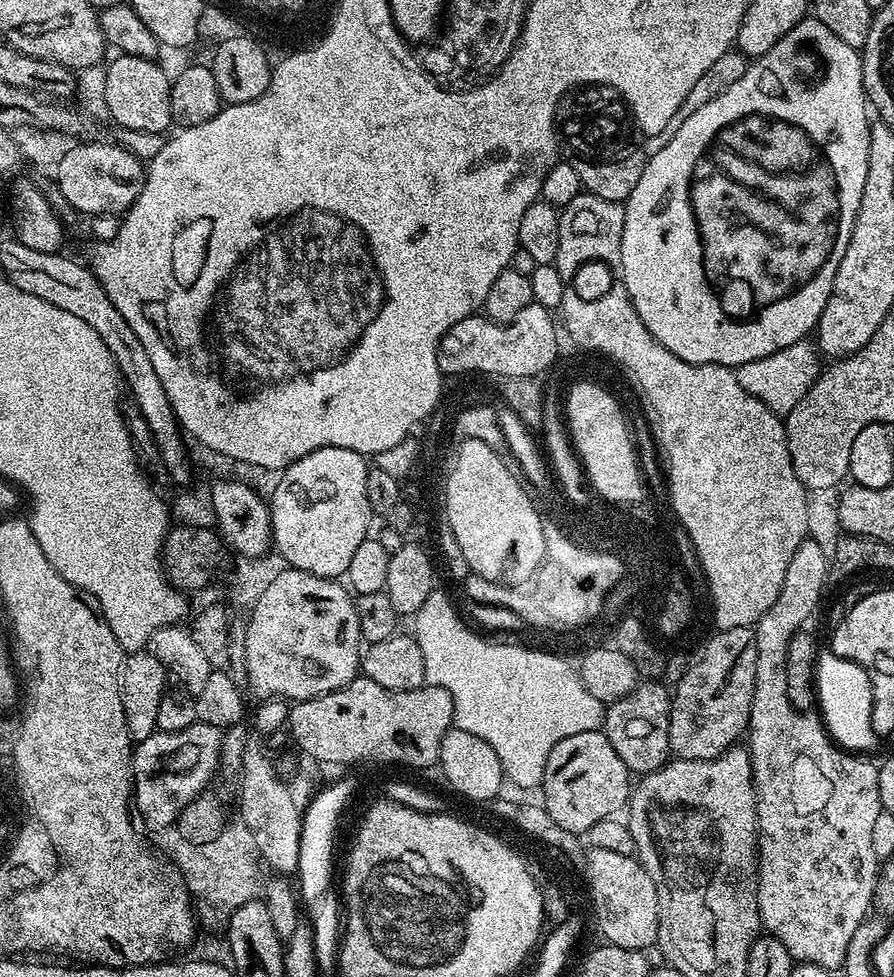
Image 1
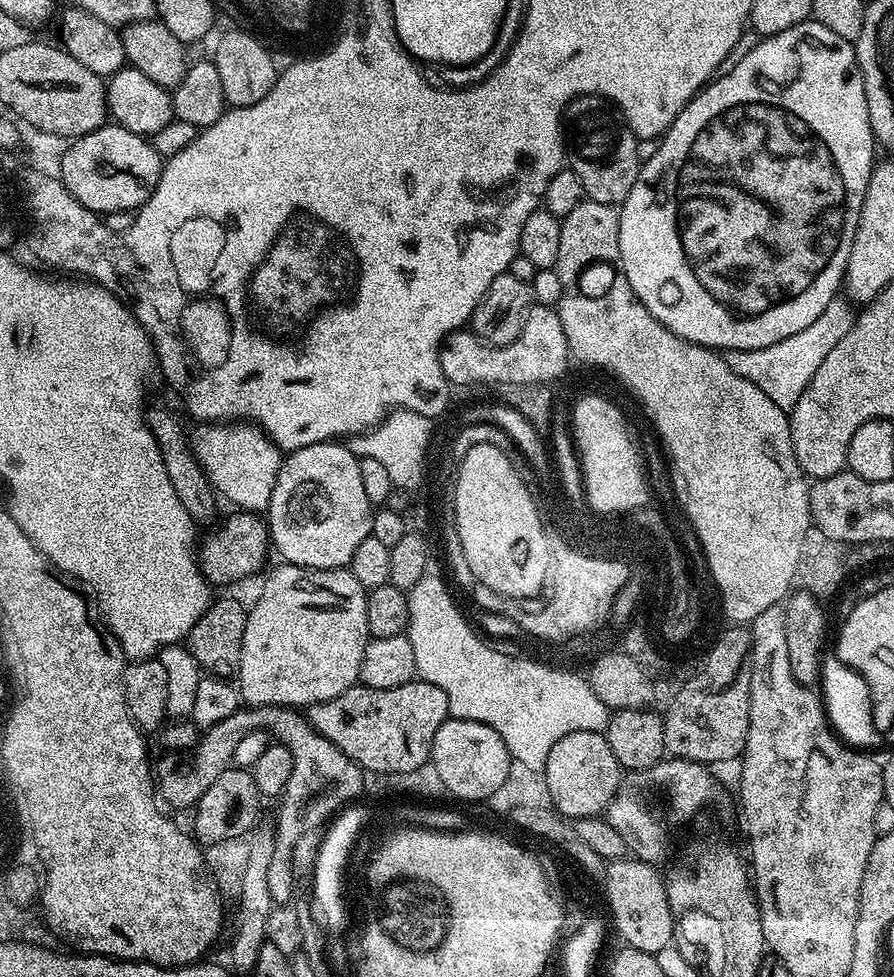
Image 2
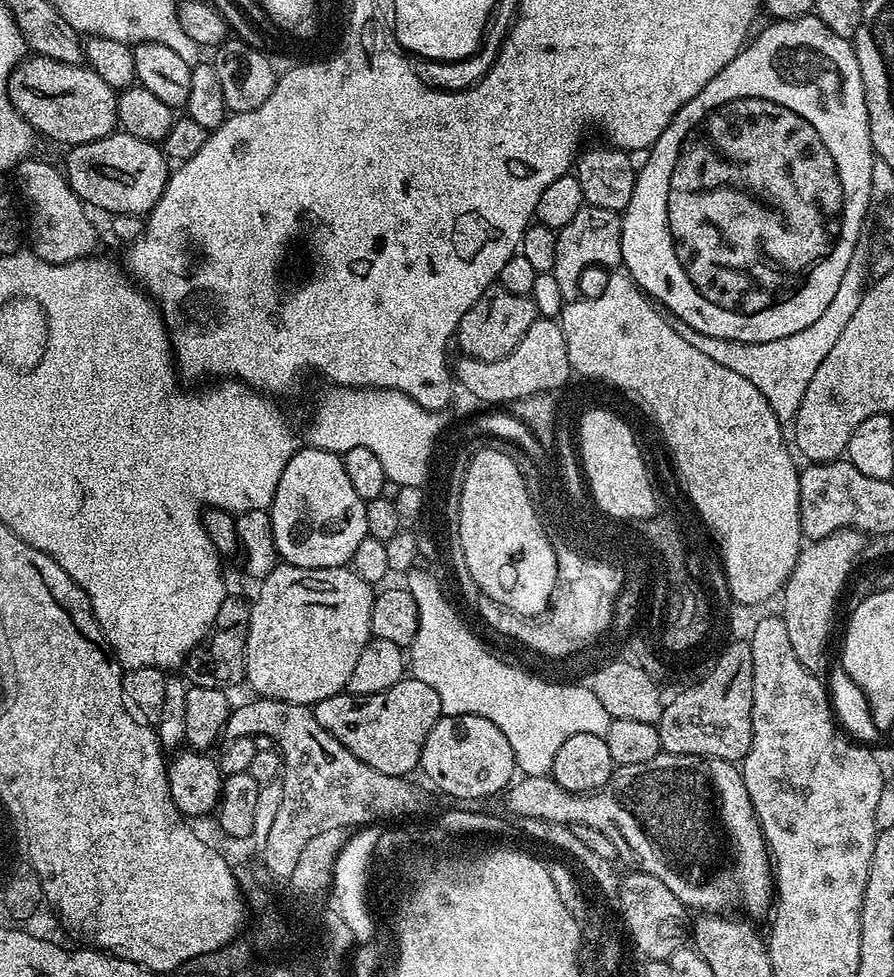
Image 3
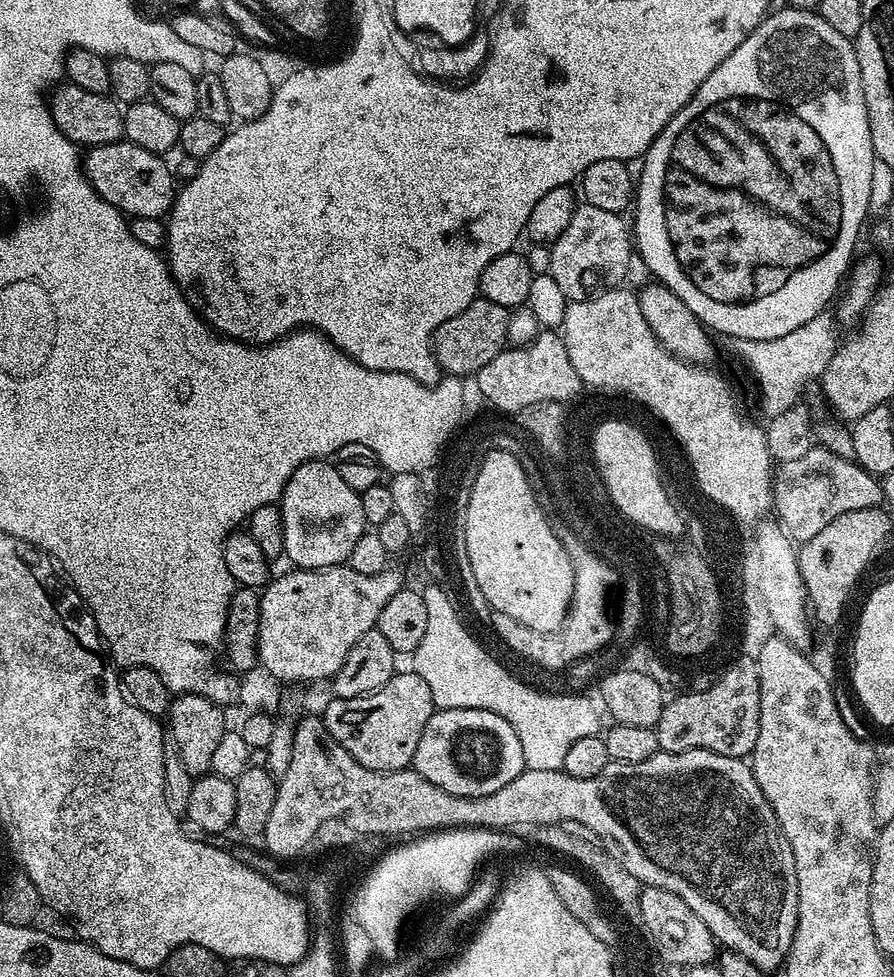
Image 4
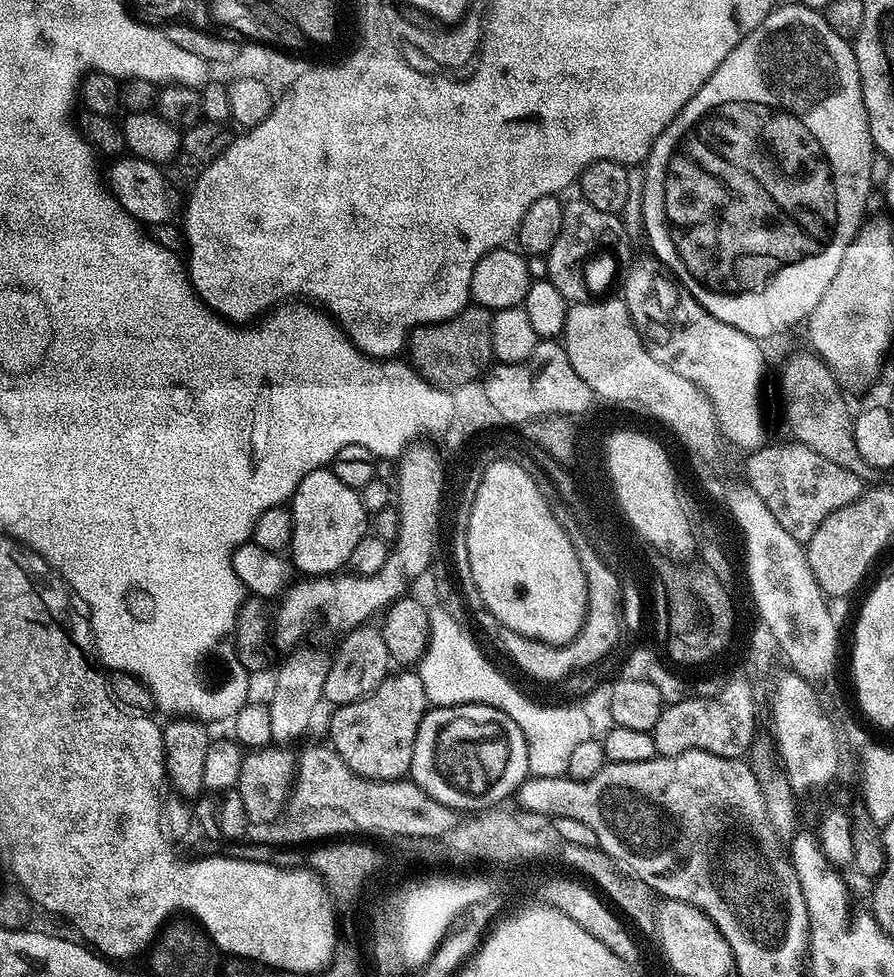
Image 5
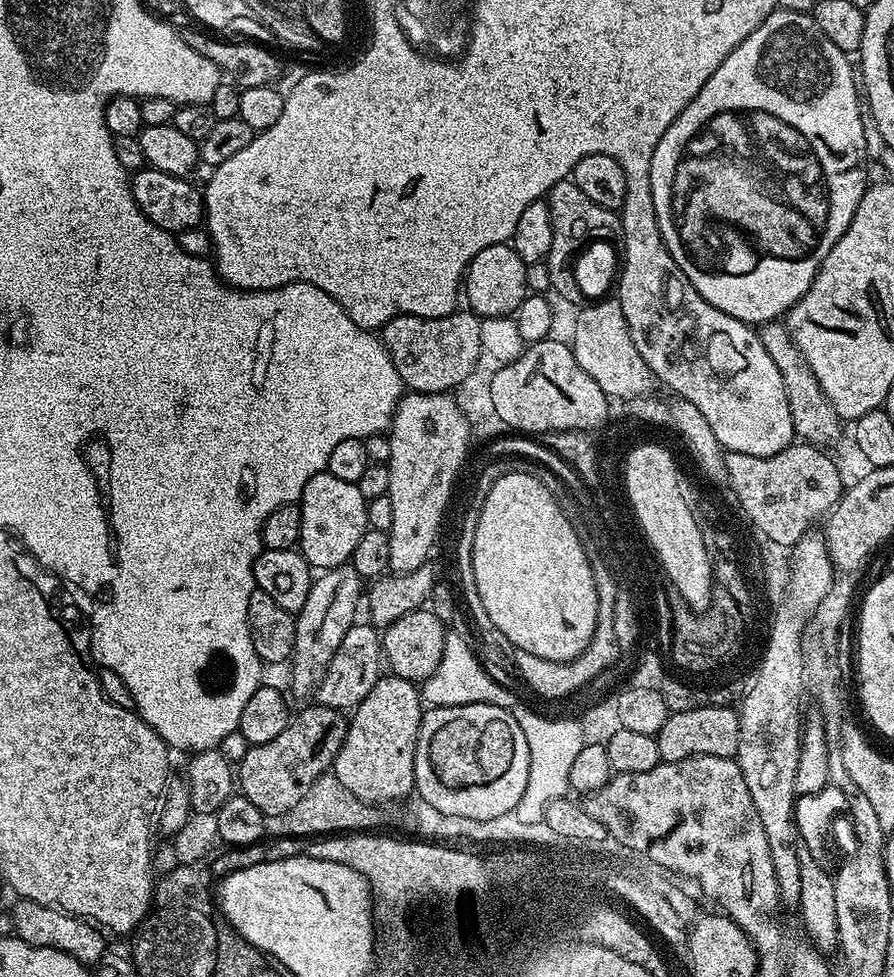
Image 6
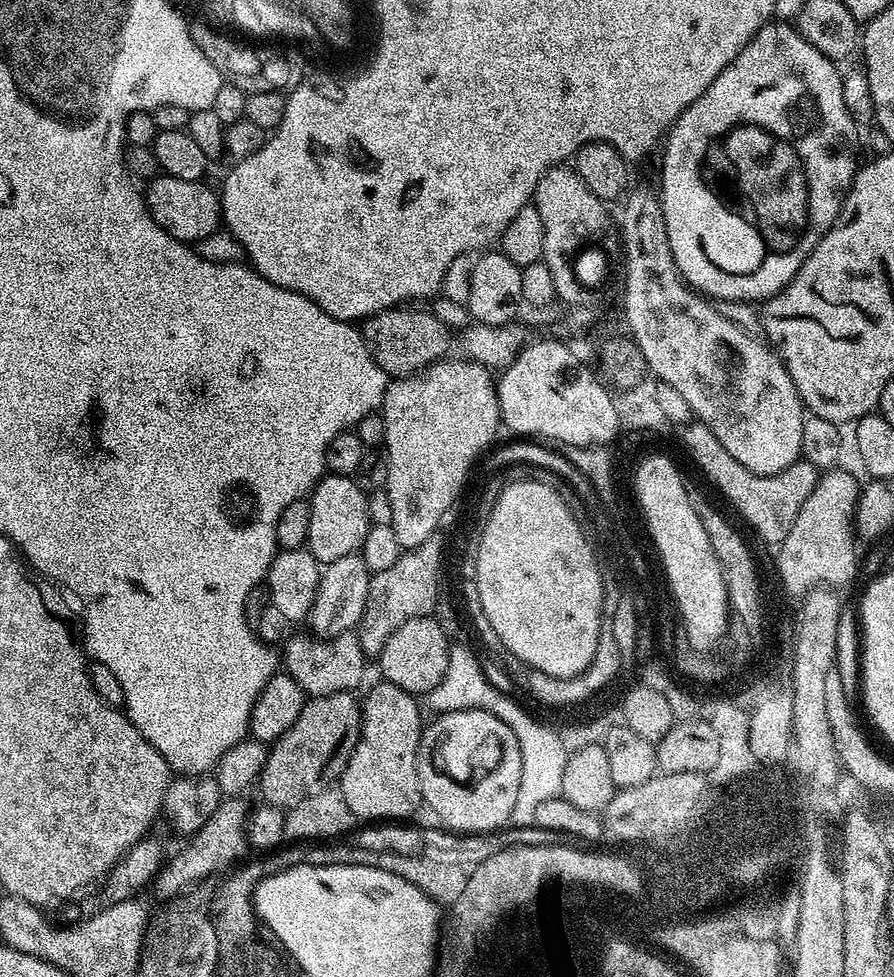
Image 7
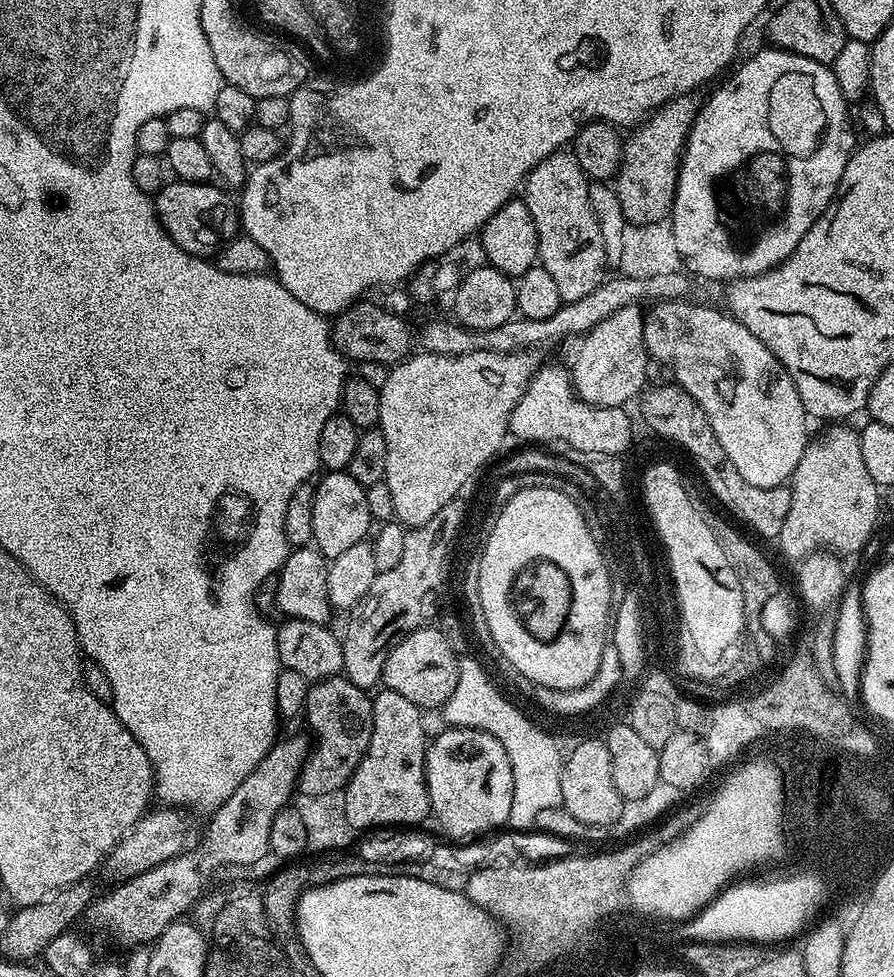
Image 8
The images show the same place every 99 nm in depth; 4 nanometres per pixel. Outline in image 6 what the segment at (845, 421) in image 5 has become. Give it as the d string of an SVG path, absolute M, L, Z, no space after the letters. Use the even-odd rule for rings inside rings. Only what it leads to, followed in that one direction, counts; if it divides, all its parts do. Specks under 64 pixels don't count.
M779 321L759 325L756 328L756 336L766 352L773 359L782 374L783 385L786 386L786 398L789 402L791 422L794 423L796 436L805 443L816 447L828 448L840 436L842 421L833 407L825 398L824 391L814 378L809 364L802 358L801 352L793 344L787 327Z

